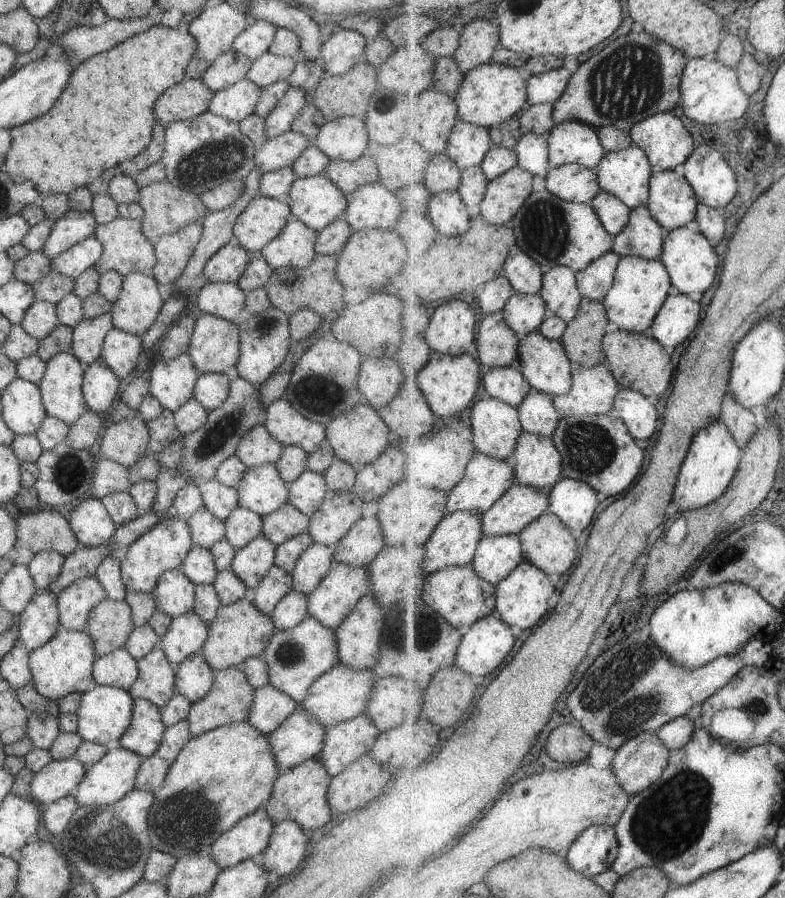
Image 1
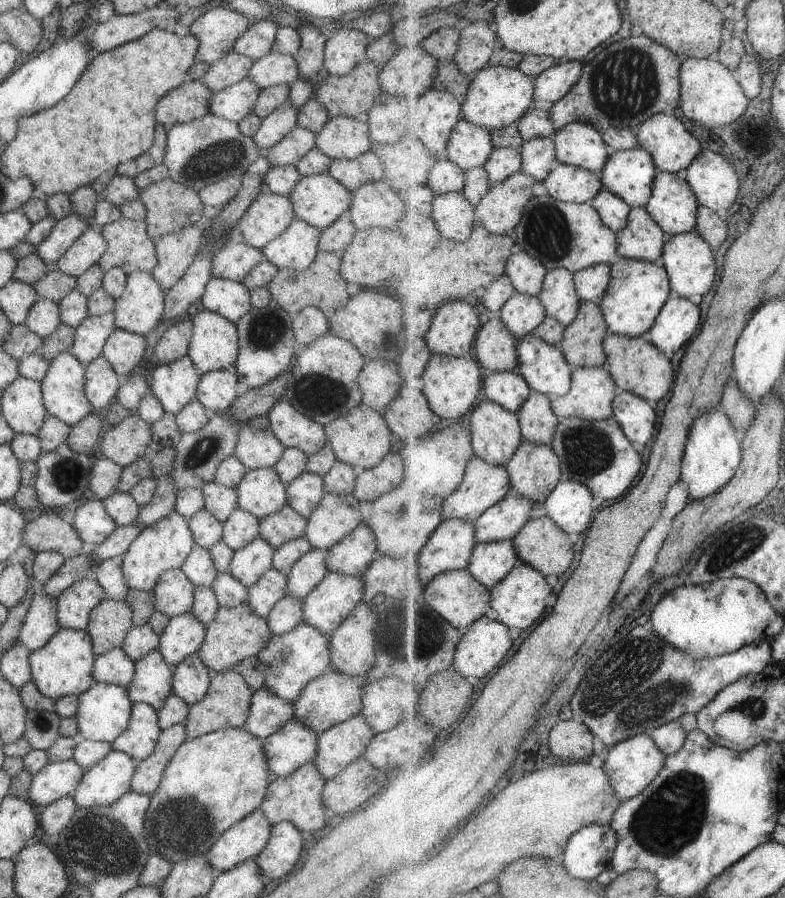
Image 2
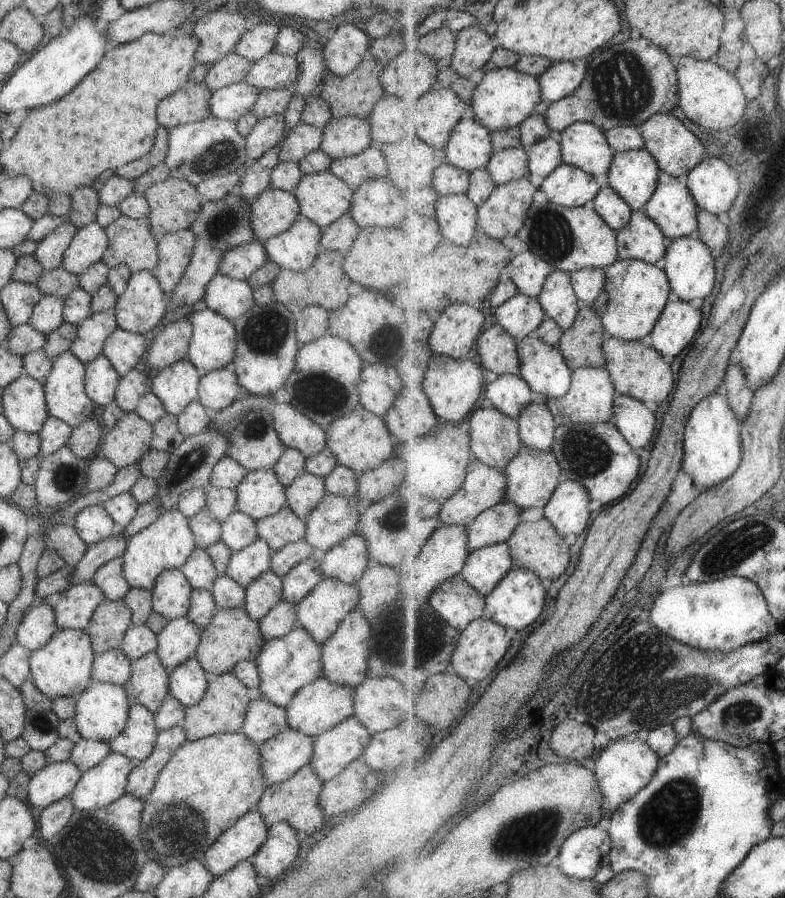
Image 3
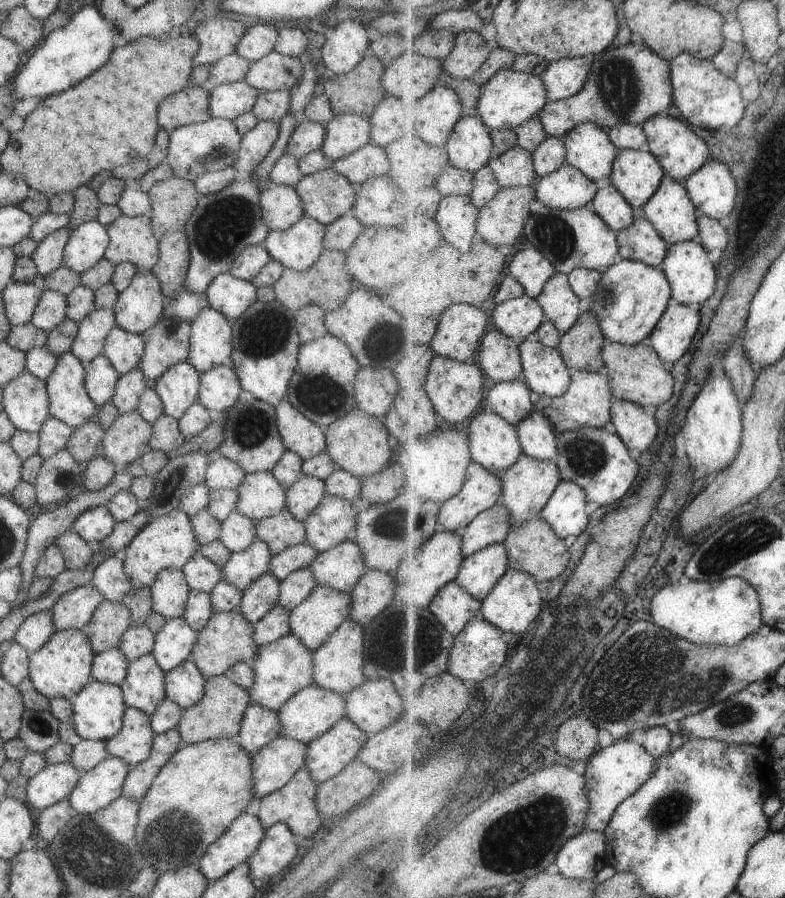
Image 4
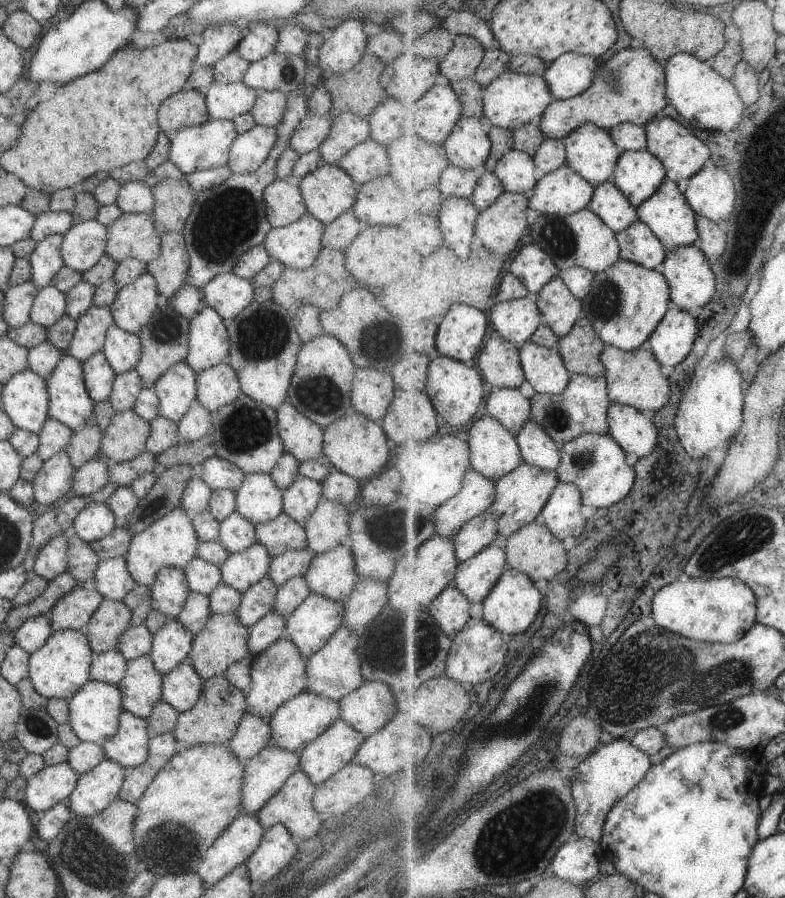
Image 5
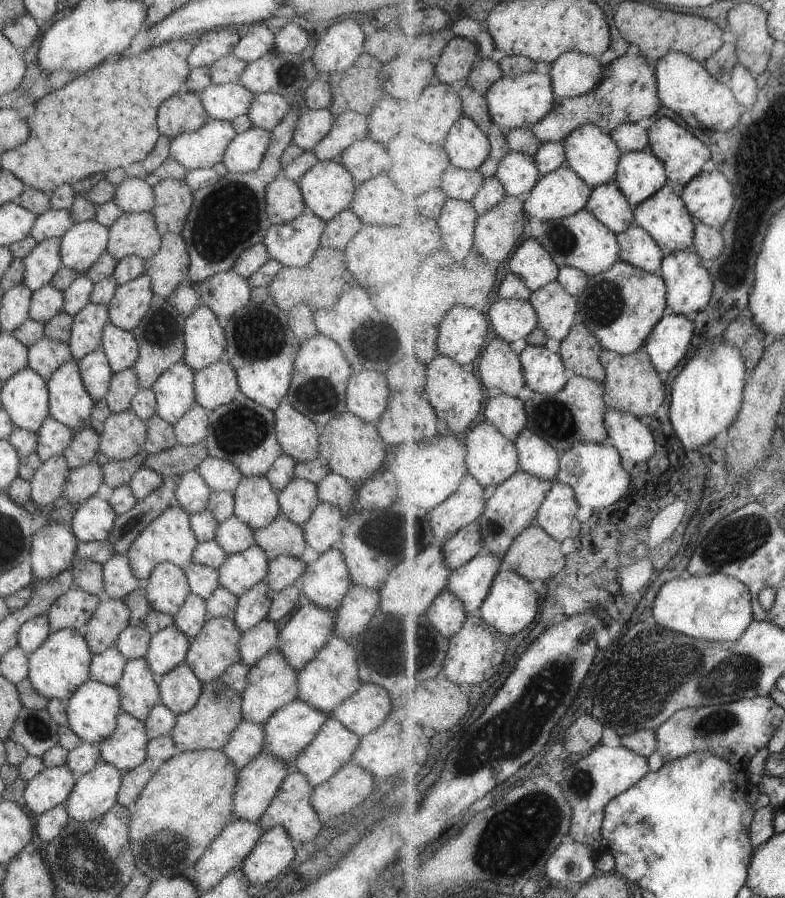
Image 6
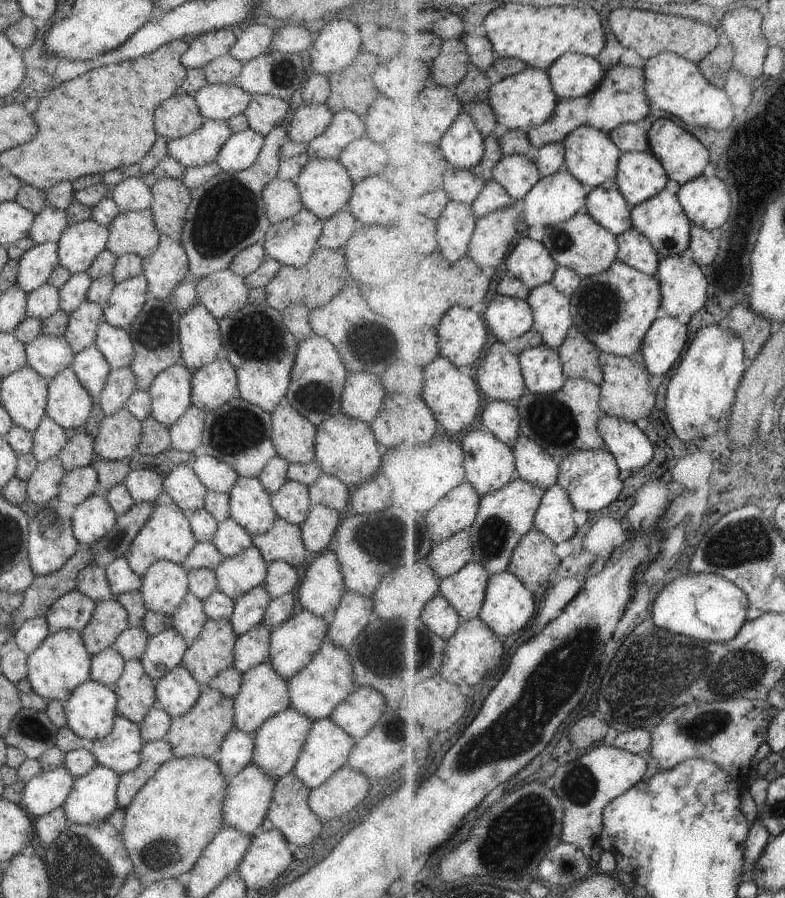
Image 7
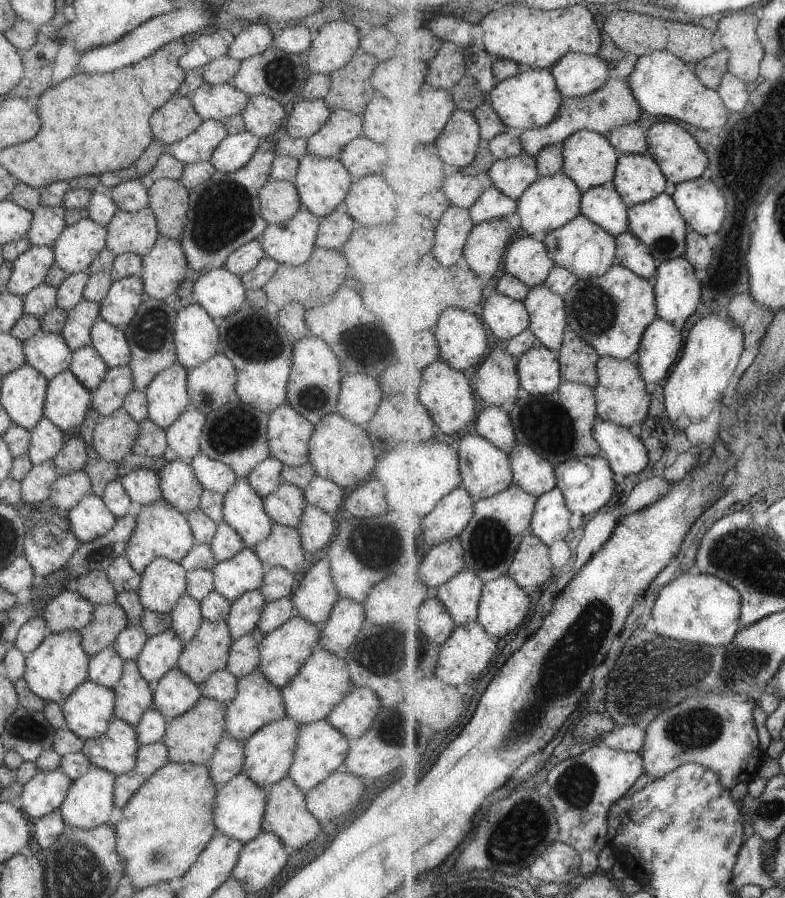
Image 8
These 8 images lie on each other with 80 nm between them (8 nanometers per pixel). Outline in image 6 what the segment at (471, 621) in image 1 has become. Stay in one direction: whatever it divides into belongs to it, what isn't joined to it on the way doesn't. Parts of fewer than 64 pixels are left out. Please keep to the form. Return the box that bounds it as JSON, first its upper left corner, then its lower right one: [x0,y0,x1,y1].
[426,590,468,640]

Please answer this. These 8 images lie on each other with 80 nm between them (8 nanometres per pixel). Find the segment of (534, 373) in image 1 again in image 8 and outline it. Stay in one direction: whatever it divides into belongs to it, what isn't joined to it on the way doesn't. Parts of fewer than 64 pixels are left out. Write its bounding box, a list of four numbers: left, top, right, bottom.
[517,345,564,396]

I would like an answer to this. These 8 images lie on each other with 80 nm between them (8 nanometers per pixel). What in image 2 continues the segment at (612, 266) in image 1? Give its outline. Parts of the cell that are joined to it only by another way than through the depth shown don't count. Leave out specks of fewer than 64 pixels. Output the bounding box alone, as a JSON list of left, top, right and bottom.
[574,264,612,302]

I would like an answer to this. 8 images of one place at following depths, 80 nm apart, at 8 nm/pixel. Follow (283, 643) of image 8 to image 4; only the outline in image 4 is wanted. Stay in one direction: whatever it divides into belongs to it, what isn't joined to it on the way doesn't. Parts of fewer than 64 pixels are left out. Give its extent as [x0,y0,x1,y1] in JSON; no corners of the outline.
[288,585,349,651]

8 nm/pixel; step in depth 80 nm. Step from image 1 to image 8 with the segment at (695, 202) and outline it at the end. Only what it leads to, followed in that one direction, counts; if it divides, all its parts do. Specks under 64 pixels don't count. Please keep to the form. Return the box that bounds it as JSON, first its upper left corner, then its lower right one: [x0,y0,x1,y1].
[629,192,689,263]

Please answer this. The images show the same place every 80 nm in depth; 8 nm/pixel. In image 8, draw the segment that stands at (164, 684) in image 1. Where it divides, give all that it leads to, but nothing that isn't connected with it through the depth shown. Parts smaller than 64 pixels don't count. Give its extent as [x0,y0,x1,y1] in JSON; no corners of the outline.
[111,661,151,727]

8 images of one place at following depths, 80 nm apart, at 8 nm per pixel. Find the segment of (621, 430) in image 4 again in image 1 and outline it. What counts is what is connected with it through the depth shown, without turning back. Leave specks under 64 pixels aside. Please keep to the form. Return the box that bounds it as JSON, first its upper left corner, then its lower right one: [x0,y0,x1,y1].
[612,388,659,440]

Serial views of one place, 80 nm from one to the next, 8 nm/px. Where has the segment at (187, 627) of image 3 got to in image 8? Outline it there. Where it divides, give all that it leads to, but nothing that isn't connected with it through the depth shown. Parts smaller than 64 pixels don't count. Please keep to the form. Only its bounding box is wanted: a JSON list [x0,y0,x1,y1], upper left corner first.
[133,629,183,684]

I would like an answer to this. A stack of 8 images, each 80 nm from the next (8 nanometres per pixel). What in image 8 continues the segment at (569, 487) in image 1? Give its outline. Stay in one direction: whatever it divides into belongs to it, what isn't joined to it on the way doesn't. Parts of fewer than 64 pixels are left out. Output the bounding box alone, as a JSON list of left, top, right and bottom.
[531,487,571,546]

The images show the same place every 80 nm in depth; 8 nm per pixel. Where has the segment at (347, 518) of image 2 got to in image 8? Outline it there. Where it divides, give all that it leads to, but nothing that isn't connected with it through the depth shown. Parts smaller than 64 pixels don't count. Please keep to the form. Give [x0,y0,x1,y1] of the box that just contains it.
[295,505,336,553]

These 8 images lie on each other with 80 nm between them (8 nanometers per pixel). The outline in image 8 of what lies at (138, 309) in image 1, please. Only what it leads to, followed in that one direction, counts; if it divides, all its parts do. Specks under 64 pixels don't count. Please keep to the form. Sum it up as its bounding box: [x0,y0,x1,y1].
[98,274,144,328]

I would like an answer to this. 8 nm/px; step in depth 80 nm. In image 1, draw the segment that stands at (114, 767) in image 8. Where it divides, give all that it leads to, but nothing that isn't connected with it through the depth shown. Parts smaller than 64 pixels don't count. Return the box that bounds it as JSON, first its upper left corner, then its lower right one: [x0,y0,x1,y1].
[117,699,163,759]

